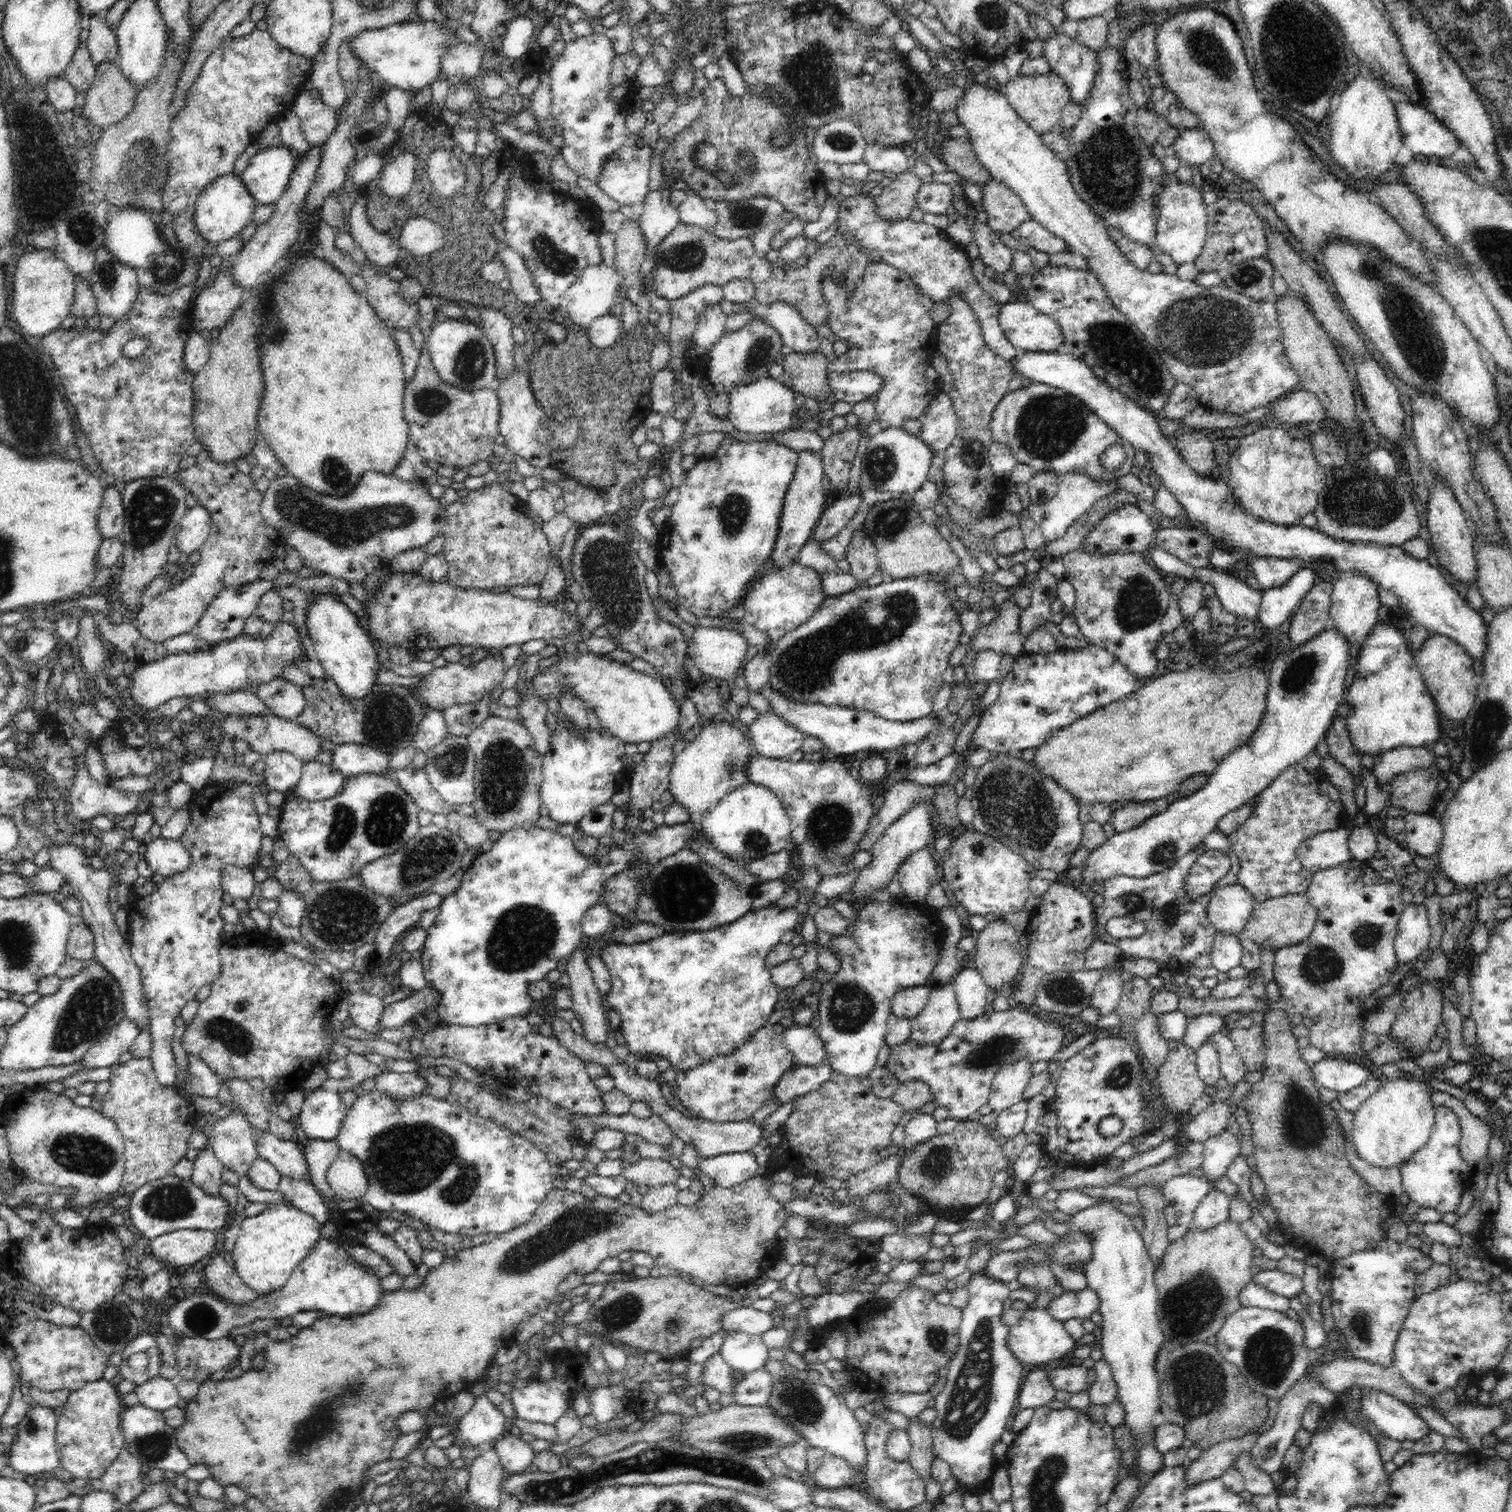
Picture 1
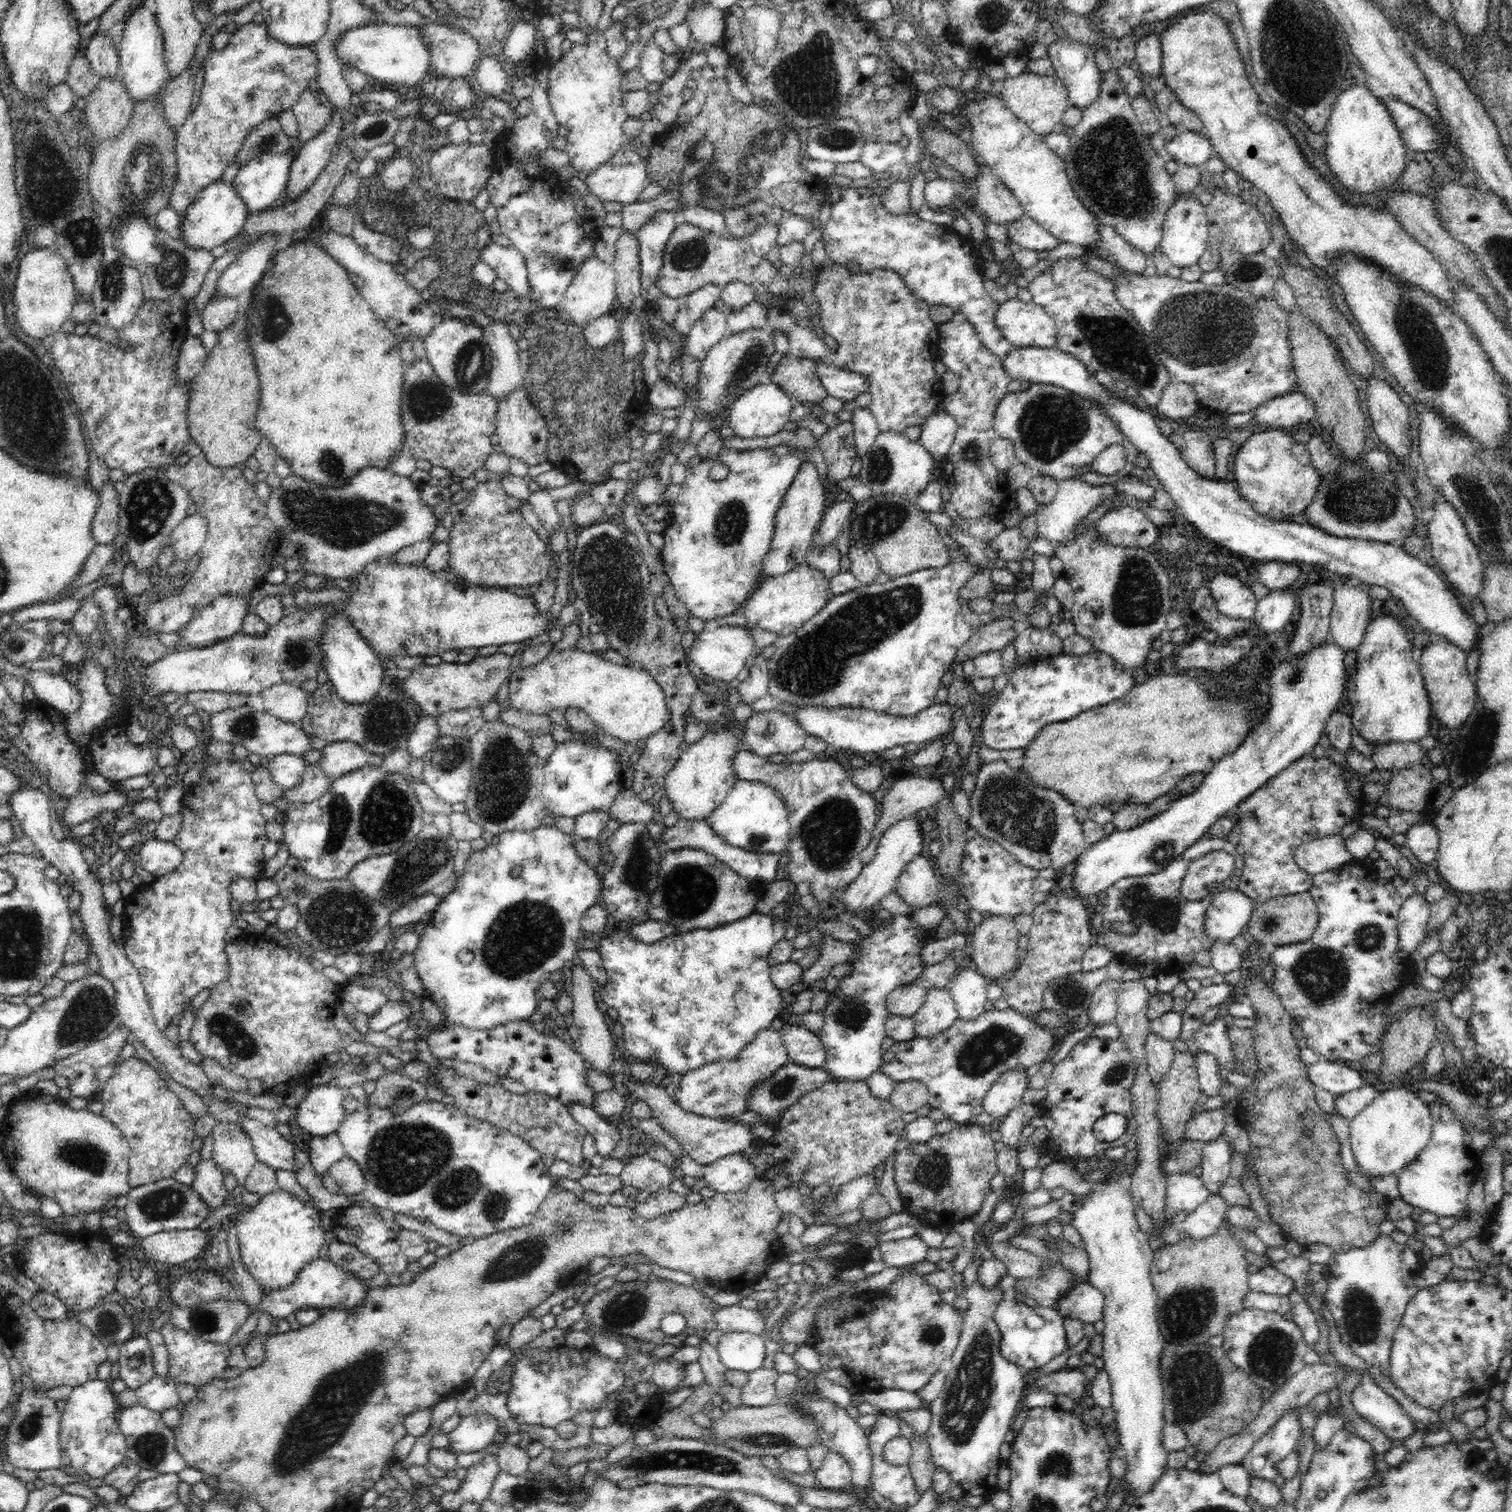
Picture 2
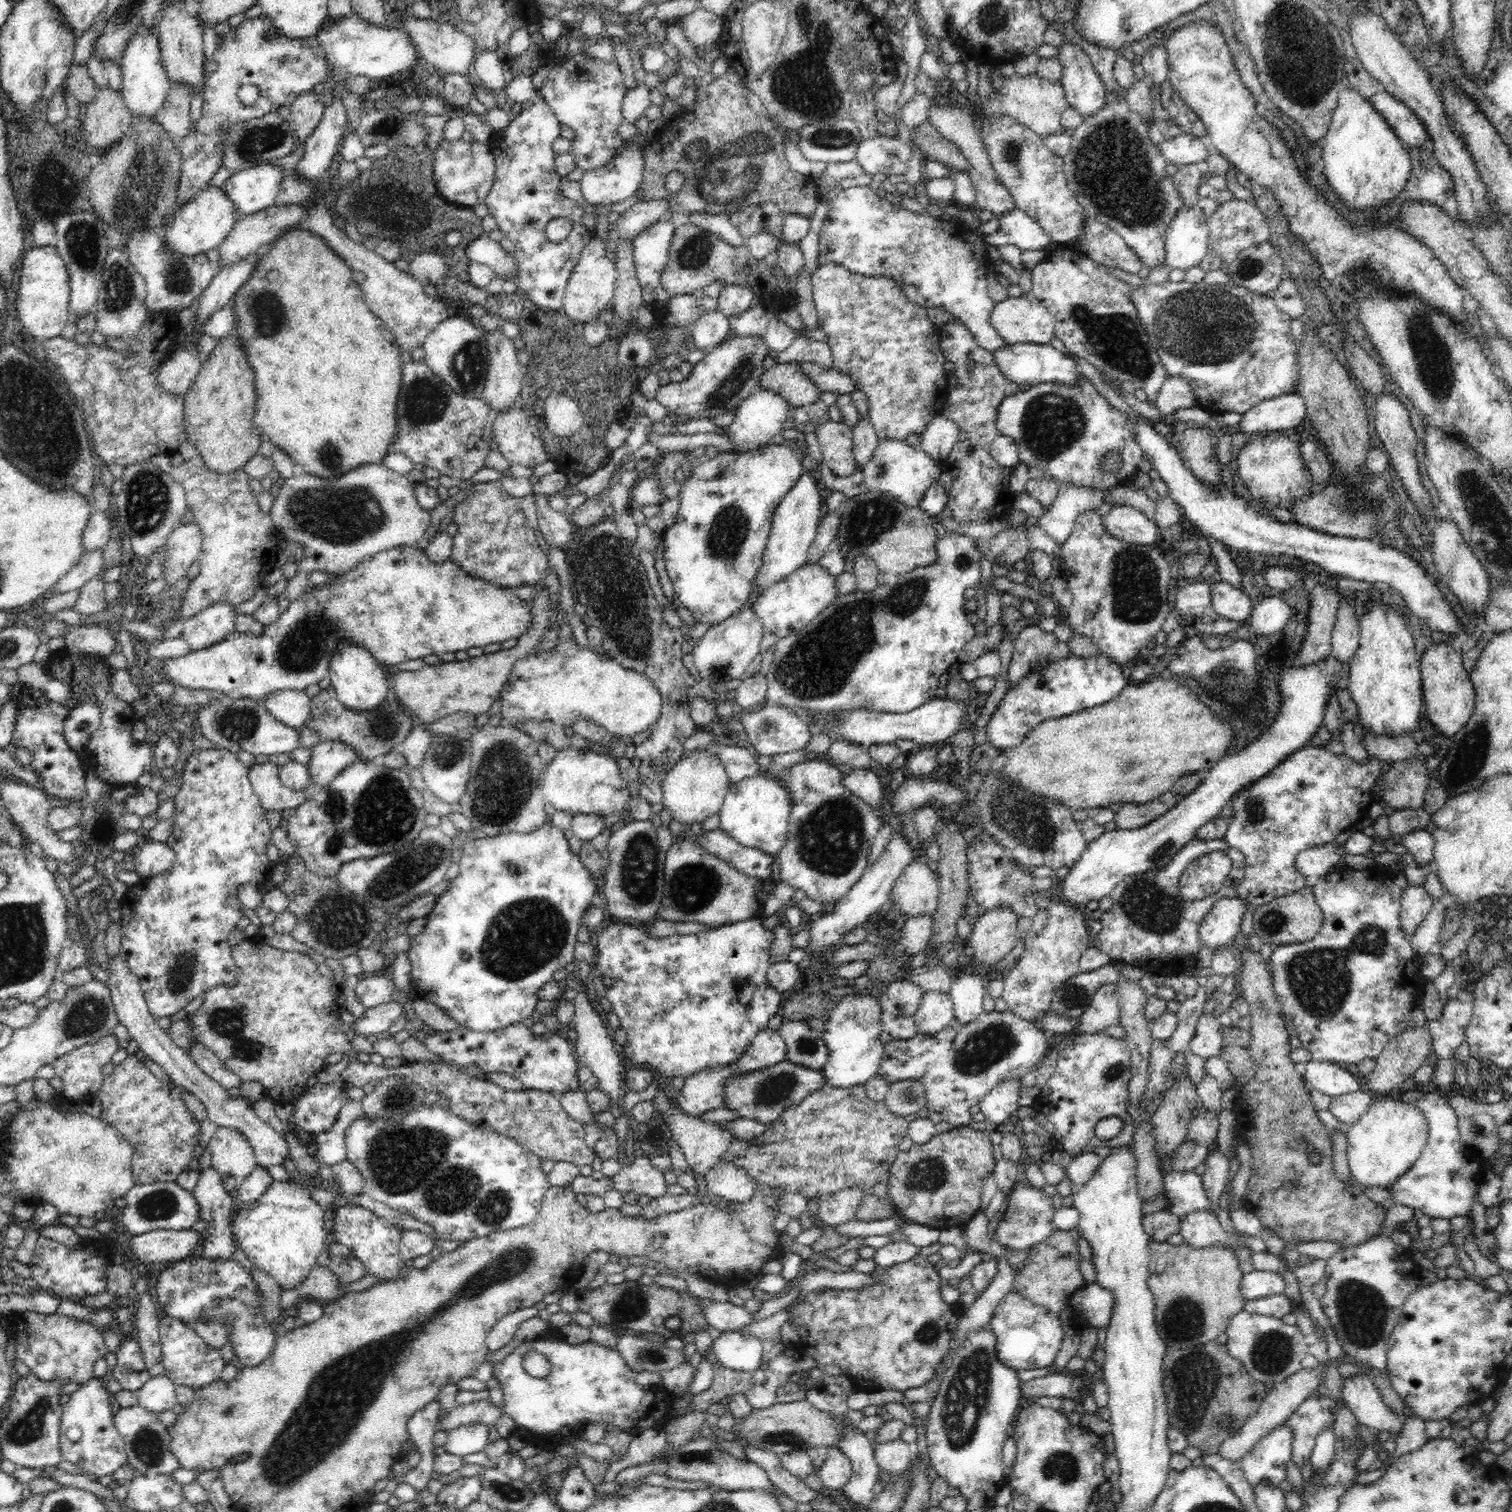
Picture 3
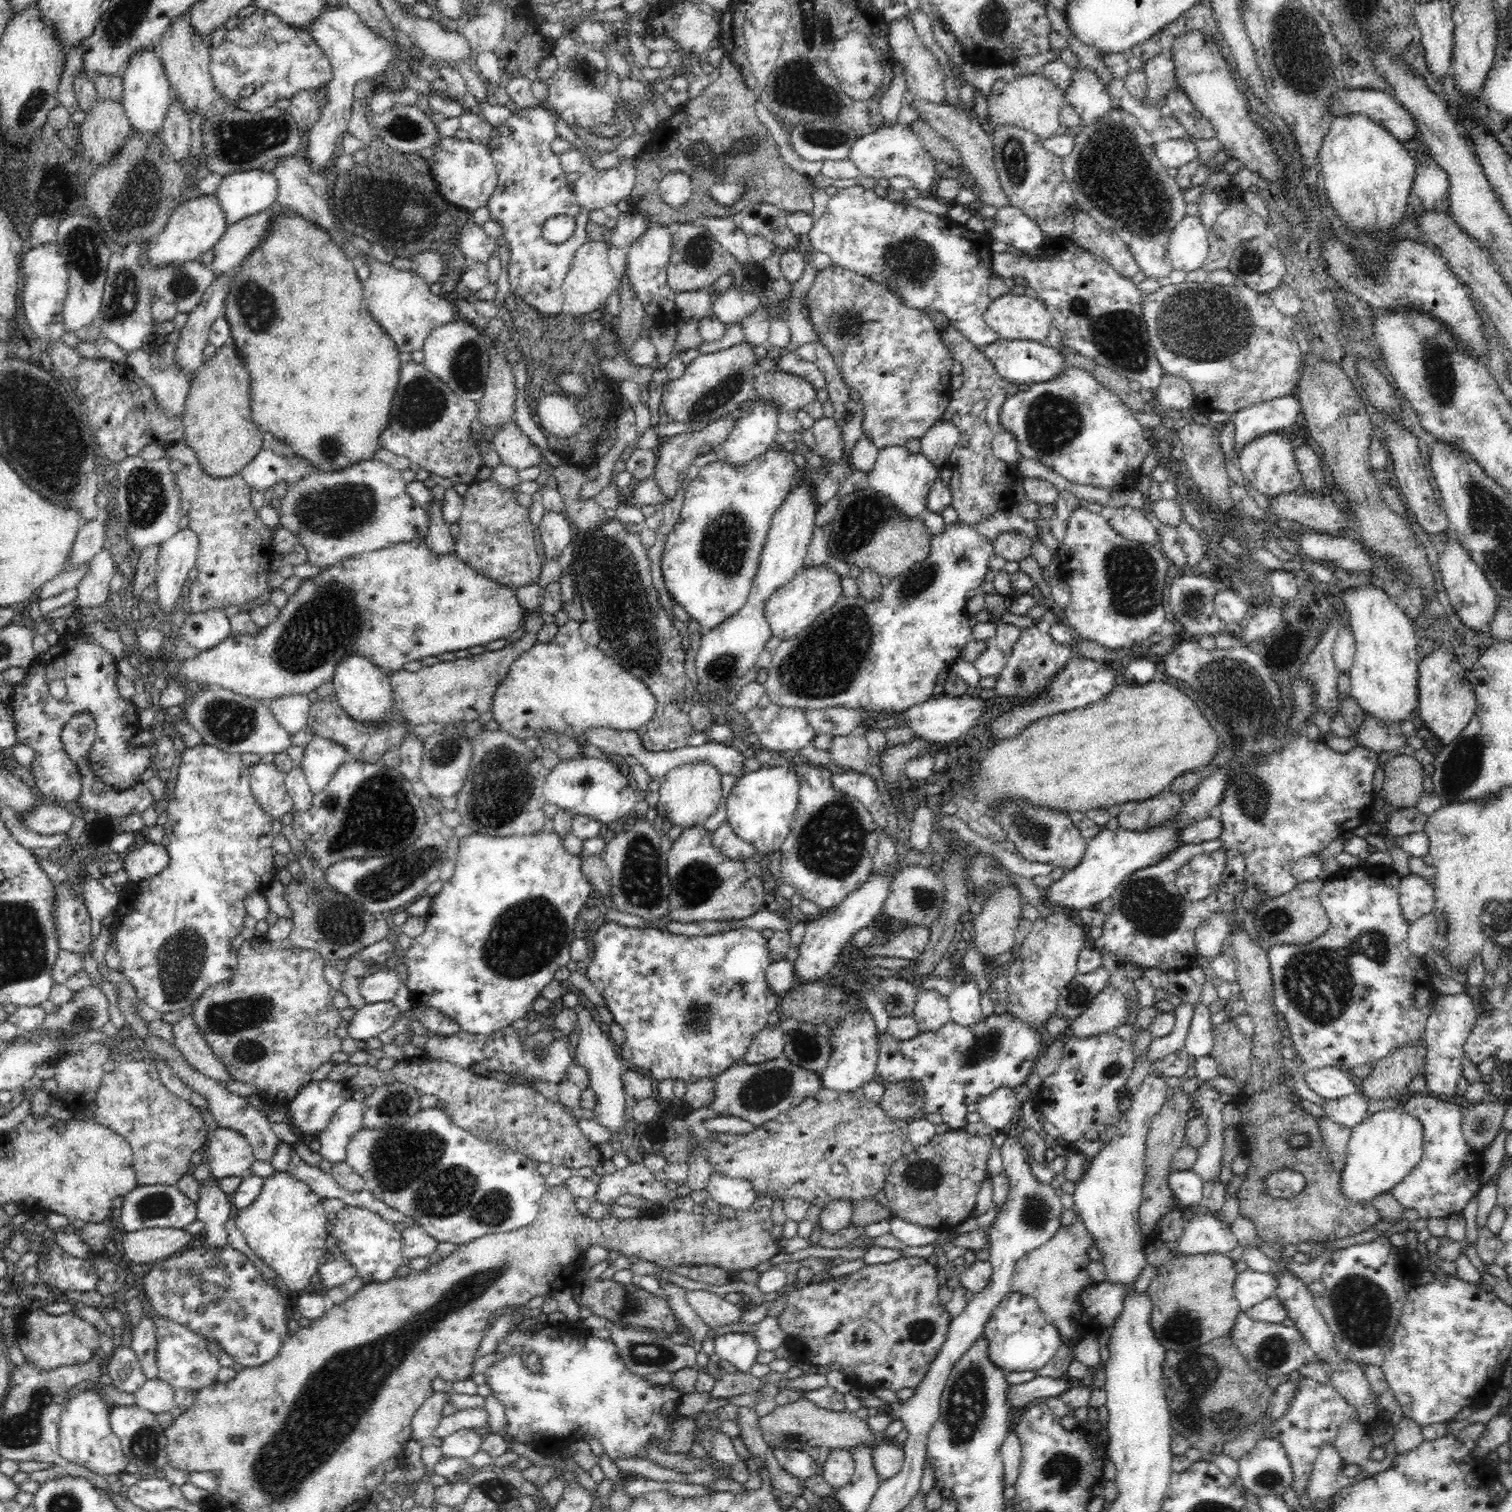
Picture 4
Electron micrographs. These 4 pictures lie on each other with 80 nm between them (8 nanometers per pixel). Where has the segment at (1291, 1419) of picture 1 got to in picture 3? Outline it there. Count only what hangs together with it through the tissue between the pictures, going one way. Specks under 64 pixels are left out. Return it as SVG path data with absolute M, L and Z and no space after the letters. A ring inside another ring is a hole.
M1284 1422L1239 1460L1246 1482L1253 1490L1257 1486L1279 1488L1280 1482L1286 1480L1286 1468L1291 1460L1292 1436L1292 1429Z

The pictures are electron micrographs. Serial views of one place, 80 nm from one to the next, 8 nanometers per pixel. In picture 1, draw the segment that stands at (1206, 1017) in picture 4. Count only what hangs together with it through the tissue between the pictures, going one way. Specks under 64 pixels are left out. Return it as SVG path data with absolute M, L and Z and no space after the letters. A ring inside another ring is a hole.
M1227 1028L1208 1037L1207 1042L1211 1042L1219 1054L1219 1065L1222 1076L1230 1083L1236 1084L1246 1076L1247 1068L1240 1055L1235 1051L1234 1043L1228 1036Z

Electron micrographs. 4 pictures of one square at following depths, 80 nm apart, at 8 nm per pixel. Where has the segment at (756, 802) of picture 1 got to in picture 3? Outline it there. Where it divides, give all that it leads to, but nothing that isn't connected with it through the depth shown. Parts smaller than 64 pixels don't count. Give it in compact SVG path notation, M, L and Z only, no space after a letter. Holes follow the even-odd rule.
M760 773L731 783L718 812L719 827L740 845L761 850L776 858L788 838L791 810L792 799L788 787L778 777L770 773Z

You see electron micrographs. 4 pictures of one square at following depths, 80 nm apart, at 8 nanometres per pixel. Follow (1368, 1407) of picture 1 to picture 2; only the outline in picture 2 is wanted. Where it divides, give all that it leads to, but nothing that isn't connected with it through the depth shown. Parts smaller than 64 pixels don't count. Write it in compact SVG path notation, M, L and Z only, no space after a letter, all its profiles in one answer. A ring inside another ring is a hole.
M1366 1379L1353 1391L1354 1410L1362 1419L1379 1428L1392 1441L1404 1441L1415 1432L1416 1422L1404 1413L1400 1404L1392 1396L1388 1396L1373 1381Z

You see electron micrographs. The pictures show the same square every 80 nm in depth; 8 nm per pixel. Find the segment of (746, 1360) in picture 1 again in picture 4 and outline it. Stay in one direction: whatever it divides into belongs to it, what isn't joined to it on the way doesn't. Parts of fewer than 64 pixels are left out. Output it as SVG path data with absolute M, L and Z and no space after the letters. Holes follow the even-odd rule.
M726 1333L716 1337L708 1346L722 1360L732 1362L740 1373L750 1373L758 1354L756 1340L749 1334Z

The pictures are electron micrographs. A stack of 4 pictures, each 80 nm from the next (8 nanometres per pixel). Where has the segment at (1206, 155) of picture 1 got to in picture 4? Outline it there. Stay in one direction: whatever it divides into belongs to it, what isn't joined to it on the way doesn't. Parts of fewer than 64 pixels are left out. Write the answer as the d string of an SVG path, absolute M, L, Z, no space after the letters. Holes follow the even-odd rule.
M1156 139L1154 142L1156 156L1160 162L1168 168L1179 168L1200 158L1197 146L1191 140Z

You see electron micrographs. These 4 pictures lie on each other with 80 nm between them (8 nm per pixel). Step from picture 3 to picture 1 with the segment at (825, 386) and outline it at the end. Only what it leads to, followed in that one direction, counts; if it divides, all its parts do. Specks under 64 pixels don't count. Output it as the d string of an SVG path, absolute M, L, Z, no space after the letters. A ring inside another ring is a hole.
M830 371L827 379L830 394L837 401L850 404L868 402L881 387L881 376L868 371Z

